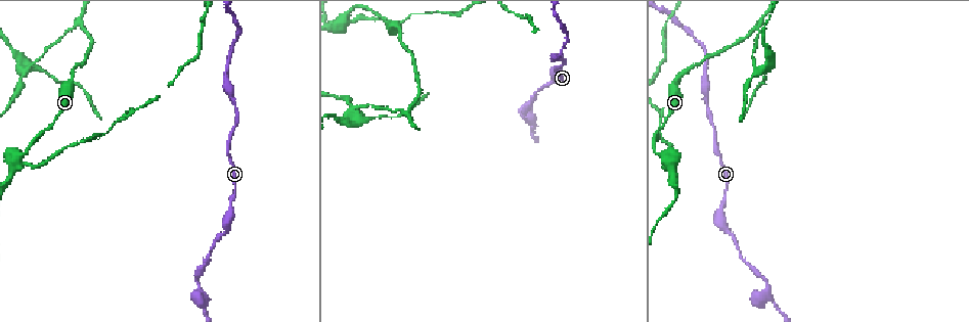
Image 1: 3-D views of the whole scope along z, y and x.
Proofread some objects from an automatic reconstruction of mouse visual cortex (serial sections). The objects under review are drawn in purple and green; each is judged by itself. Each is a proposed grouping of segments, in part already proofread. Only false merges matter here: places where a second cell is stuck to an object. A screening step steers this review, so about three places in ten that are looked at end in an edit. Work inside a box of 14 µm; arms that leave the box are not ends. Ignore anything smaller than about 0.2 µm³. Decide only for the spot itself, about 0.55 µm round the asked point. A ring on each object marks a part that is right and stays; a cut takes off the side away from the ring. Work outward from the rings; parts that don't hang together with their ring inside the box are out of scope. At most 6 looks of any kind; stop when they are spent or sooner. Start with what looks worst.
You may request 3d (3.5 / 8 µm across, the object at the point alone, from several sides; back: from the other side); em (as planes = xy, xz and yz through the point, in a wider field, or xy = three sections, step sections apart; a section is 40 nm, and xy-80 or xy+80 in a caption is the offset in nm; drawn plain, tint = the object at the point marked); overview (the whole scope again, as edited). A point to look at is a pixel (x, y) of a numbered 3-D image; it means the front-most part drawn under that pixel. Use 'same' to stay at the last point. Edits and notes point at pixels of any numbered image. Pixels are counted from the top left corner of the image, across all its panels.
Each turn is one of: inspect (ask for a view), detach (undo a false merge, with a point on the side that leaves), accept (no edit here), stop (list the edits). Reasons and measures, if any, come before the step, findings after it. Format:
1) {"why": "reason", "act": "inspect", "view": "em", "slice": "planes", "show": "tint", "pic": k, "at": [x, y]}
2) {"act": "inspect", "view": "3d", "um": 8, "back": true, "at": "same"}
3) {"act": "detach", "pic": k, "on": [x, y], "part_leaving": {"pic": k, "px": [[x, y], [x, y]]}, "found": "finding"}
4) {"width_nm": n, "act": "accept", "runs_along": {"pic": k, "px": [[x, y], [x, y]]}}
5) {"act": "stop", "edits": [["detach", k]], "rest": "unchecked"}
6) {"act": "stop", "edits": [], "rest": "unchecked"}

{"why": "arms part here", "act": "inspect", "view": "3d", "um": 3.5, "pic": 1, "at": [407, 113]}

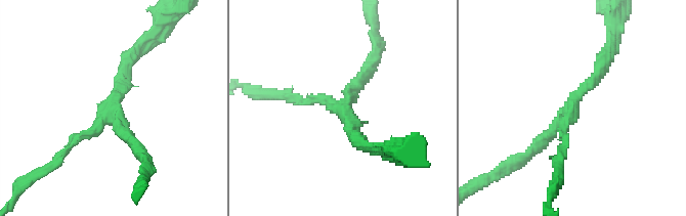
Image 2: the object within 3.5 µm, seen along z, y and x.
{"why": "shape alone is not enough", "act": "inspect", "view": "em", "slice": "xy", "step": 1, "show": "tint", "pic": 2, "at": [344, 104]}

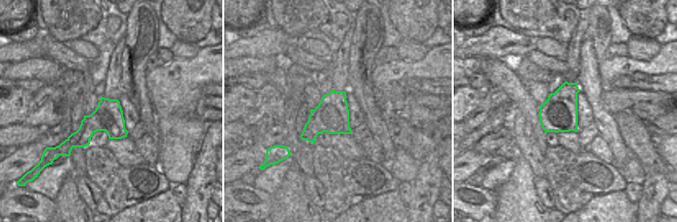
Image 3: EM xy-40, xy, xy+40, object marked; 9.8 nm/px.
{"arm_widths_nm": [150, 200, 200], "act": "accept", "found": "all the same cell"}

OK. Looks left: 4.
{"why": "branch point", "act": "inspect", "view": "3d", "um": 8, "pic": 1, "at": [755, 70]}

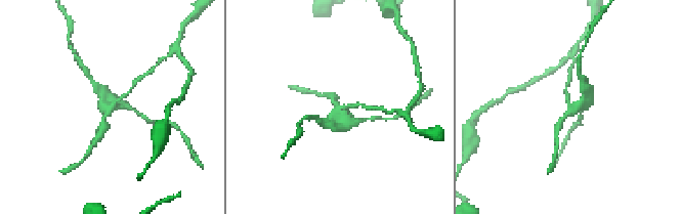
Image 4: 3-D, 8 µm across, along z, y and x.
{"act": "inspect", "view": "3d", "um": 3.5, "pic": 4, "at": [336, 110]}

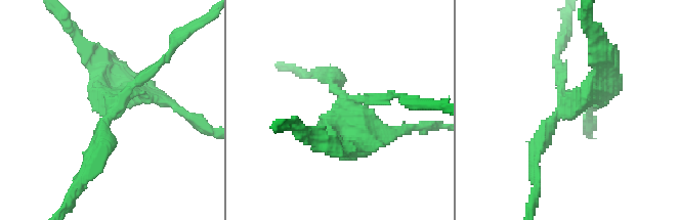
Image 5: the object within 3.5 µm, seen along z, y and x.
{"why": "need the tissue", "act": "inspect", "view": "em", "slice": "xy", "step": 3, "show": "tint", "pic": 5, "at": [115, 103]}

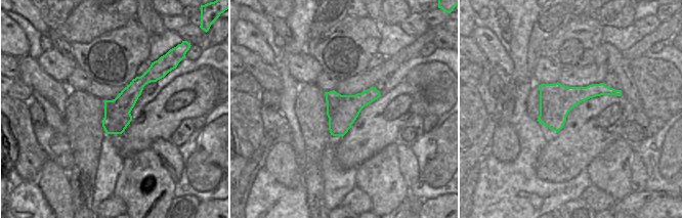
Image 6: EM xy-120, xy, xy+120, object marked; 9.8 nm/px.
{"arm_widths_nm": [200, 250, 350], "act": "detach", "pic": 5, "on": [597, 86], "part_leaving": {"pic": 5, "px": [[563, 98], [608, 86], [605, 57]]}, "found": "a second cell is stuck on"}

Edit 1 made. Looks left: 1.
{"act": "stop", "edits": [["detach", 5]], "rest": "unchecked"}

